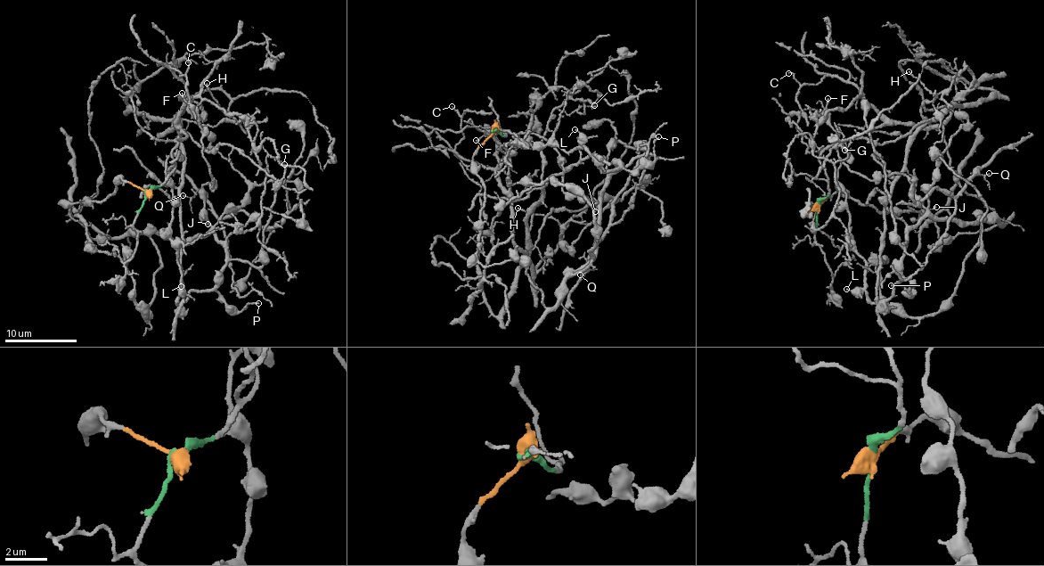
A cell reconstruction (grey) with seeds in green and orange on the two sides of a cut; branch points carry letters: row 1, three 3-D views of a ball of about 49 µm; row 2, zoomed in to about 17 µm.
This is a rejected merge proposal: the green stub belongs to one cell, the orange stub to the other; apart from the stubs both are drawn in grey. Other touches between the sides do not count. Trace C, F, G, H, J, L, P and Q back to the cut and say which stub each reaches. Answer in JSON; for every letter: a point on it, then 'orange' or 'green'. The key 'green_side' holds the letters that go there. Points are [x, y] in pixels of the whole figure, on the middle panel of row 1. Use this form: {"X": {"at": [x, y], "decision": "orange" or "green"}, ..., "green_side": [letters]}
{"C": {"at": [452, 106], "decision": "green"}, "F": {"at": [476, 140], "decision": "orange"}, "G": {"at": [594, 105], "decision": "green"}, "H": {"at": [517, 208], "decision": "green"}, "J": {"at": [595, 211], "decision": "orange"}, "L": {"at": [575, 129], "decision": "orange"}, "P": {"at": [658, 136], "decision": "orange"}, "Q": {"at": [580, 274], "decision": "orange"}, "green_side": ["C", "G", "H"]}

